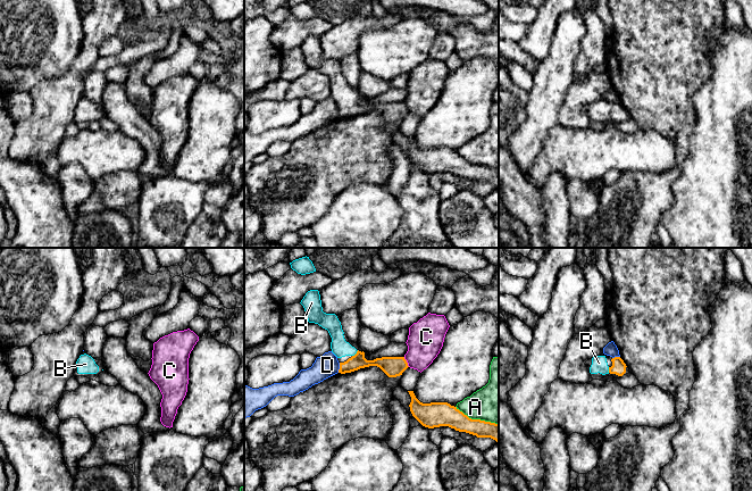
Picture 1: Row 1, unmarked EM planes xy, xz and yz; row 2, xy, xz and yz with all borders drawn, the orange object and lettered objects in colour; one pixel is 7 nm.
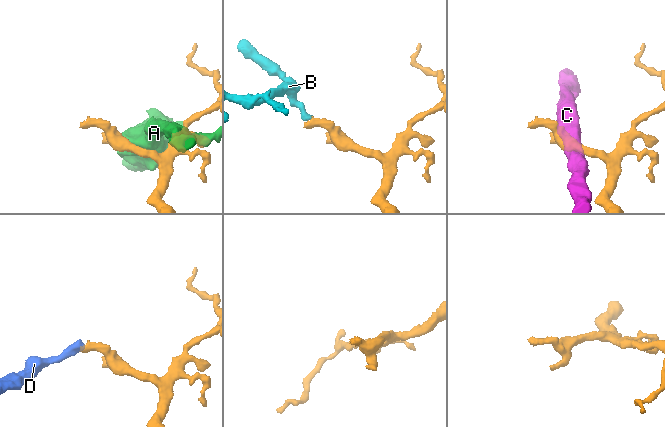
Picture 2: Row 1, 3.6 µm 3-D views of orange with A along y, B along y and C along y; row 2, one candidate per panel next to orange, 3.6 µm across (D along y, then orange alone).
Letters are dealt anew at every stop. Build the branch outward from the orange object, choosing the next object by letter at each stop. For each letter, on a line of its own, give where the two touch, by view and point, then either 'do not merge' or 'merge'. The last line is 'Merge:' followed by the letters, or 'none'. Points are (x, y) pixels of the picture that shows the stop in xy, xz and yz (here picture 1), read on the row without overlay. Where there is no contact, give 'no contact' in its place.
A: xz (477, 165) | do not merge
B: xz (356, 99) | merge
C: xz (406, 107) | do not merge
D: xz (340, 113) | do not merge
Merge: B

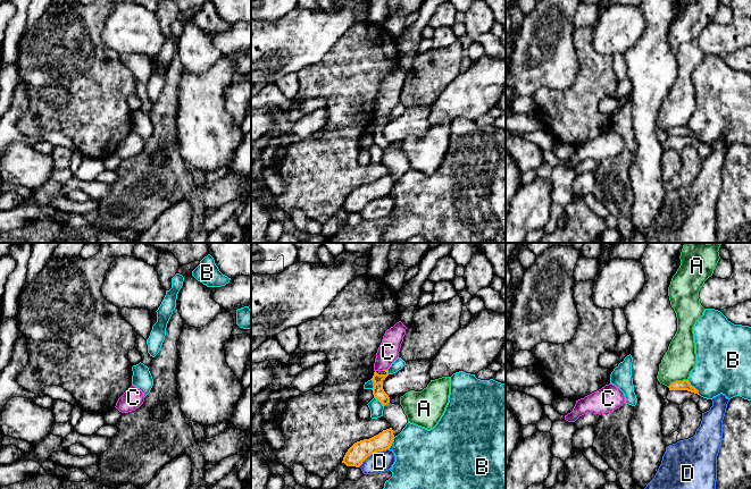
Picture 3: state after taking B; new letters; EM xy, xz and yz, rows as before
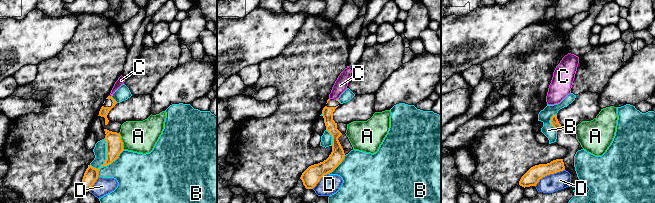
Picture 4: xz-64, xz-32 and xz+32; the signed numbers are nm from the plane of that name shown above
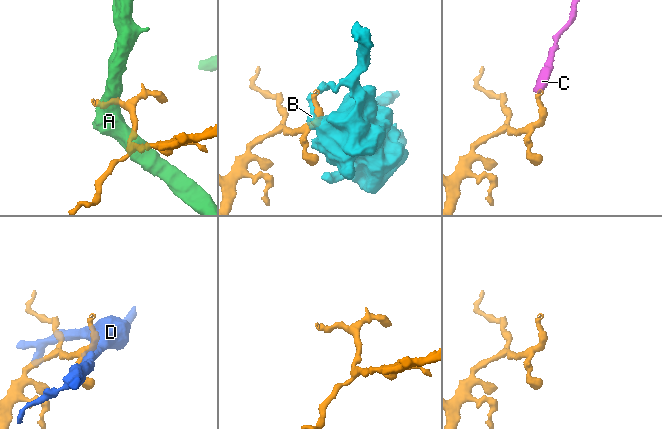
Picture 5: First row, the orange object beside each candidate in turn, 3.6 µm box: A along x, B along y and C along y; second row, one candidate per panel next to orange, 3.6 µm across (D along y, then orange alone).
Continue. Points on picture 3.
A: yz (677, 127) | do not merge
B: yz (693, 133) | do not merge
C: xz (384, 116) | do not merge
D: xz (373, 199) | do not merge
Merge: none

